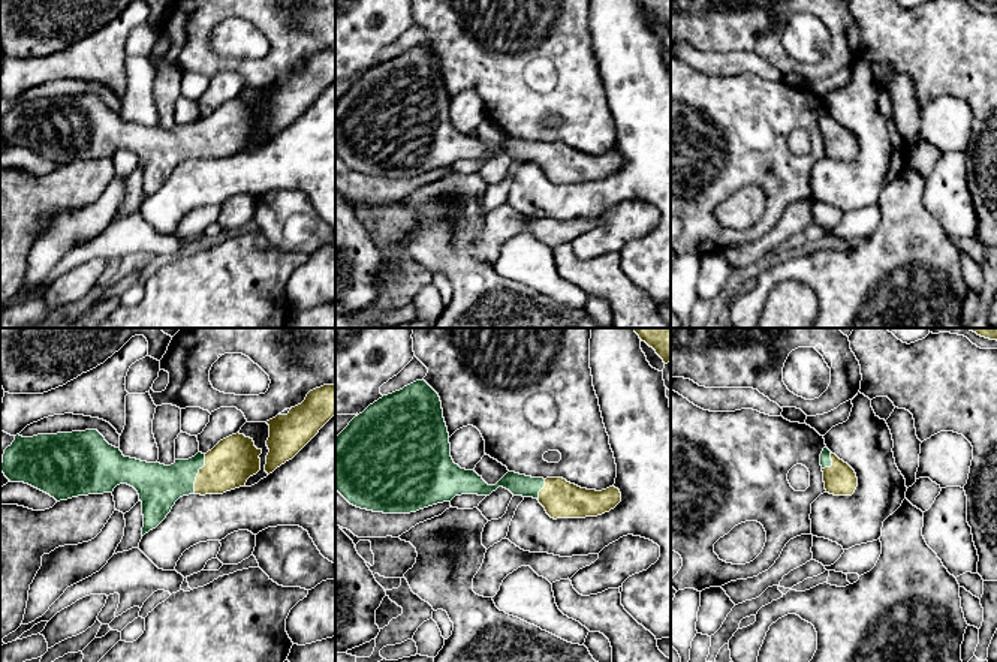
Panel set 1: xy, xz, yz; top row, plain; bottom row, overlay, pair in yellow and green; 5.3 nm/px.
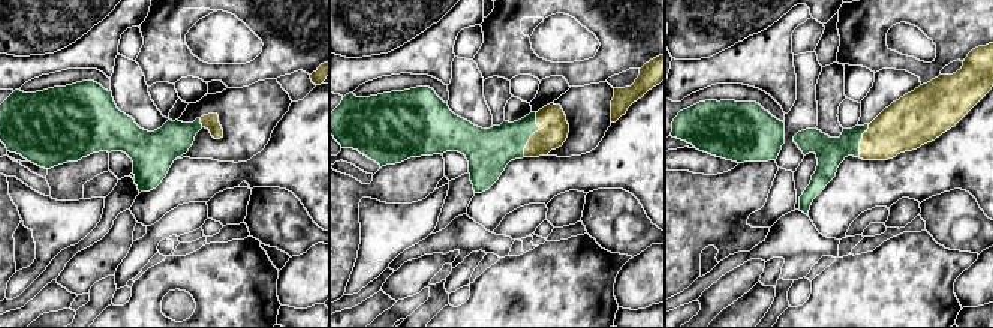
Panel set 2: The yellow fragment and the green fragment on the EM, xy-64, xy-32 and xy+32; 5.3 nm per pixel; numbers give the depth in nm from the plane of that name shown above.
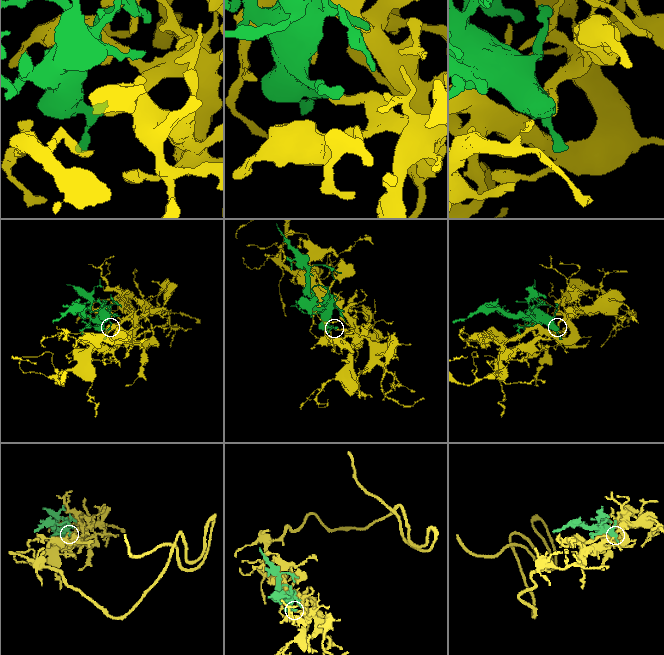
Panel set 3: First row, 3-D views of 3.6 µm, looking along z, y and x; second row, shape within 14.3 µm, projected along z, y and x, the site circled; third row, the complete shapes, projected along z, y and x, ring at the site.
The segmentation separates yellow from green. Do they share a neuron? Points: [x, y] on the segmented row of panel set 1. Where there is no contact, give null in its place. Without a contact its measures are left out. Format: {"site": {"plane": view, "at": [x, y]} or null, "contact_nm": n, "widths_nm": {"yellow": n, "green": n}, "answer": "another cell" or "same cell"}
{"site": {"plane": "xy", "at": [198, 474]}, "contact_nm": 220, "widths_nm": {"yellow": 260, "green": 240}, "answer": "same cell"}

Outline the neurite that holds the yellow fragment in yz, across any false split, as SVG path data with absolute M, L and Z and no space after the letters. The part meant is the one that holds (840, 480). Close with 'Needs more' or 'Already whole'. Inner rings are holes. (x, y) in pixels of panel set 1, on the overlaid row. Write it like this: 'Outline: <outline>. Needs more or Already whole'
Outline: M826 446L820 454L825 490L834 496L852 496L858 487L855 470Z. Needs more

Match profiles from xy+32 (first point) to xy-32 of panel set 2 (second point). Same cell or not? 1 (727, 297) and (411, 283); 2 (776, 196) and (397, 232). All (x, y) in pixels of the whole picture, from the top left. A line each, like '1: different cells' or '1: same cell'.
1: same cell
2: same cell

